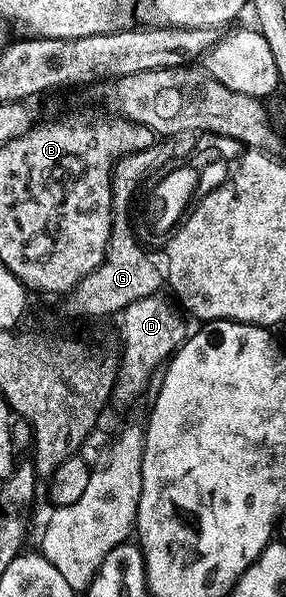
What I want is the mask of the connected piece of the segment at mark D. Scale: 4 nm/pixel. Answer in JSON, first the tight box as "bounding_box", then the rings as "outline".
{"bounding_box":[111,292,188,407],"outline":[[[156,292],[147,298],[138,299],[123,309],[119,316],[122,349],[120,348],[117,379],[111,397],[114,407],[132,404],[145,391],[156,367],[163,366],[188,336],[185,316],[163,295],[165,294]]]}

